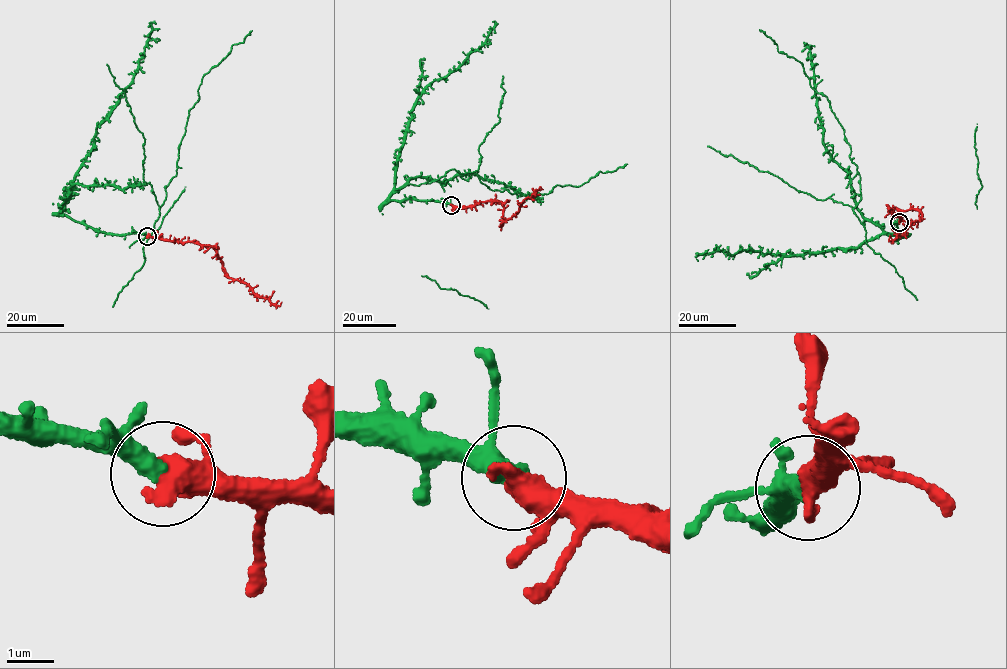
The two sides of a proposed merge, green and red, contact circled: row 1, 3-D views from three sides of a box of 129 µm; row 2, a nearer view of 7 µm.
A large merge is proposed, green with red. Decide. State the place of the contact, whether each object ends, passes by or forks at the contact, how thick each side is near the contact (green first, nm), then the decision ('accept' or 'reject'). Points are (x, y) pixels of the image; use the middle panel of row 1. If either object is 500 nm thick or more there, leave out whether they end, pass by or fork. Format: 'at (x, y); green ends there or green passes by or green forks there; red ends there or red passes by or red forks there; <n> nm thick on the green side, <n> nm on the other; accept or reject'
at (451, 205); green passes by; red passes by; 280 nm thick on the green side, 420 nm on the other; accept

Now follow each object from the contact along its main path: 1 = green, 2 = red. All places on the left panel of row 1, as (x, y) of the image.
1: (147, 236), (105, 234), (60, 209), (73, 185), (122, 189), (141, 183), (143, 189)
2: (147, 236), (209, 245), (230, 278), (242, 281), (257, 295), (274, 305), (279, 306), (281, 302)

